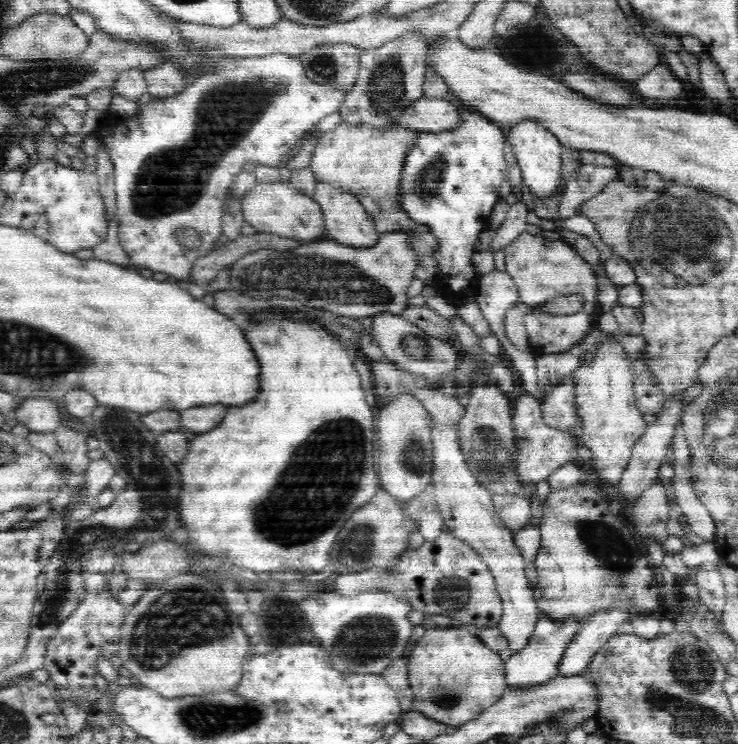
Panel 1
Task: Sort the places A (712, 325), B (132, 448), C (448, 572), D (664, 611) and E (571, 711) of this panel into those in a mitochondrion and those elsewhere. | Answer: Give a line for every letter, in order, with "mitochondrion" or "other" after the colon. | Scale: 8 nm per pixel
A: other
B: mitochondrion
C: other
D: other
E: mitochondrion

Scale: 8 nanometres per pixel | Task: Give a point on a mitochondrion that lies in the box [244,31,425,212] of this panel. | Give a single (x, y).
(384, 91)

